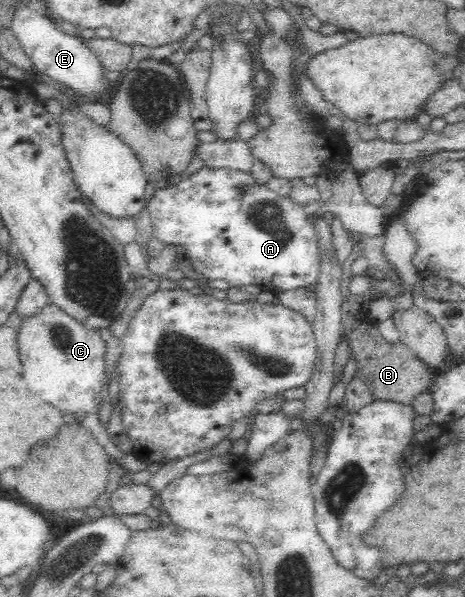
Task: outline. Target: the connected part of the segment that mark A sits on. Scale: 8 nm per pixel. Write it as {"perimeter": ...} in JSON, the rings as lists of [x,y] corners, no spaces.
{"perimeter":[[[203,167],[189,176],[182,175],[175,180],[167,180],[166,178],[159,177],[156,179],[156,182],[158,185],[153,193],[153,197],[151,197],[148,204],[146,204],[151,217],[152,235],[158,237],[166,246],[171,244],[174,246],[182,246],[186,251],[186,257],[191,261],[192,267],[207,280],[223,279],[228,282],[230,287],[259,284],[275,291],[307,288],[317,281],[317,275],[319,275],[320,271],[319,257],[321,257],[321,254],[319,254],[319,250],[317,249],[317,236],[313,231],[314,221],[311,220],[305,211],[303,211],[303,208],[295,203],[289,196],[279,195],[271,191],[266,184],[258,184],[250,172],[233,170],[227,167]]]}

